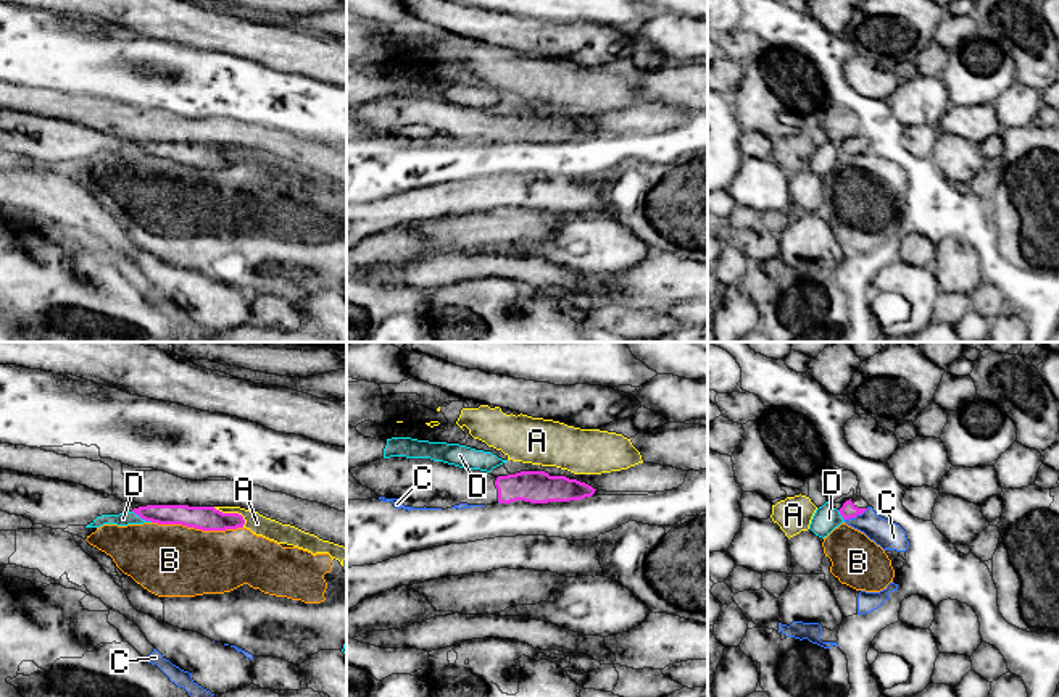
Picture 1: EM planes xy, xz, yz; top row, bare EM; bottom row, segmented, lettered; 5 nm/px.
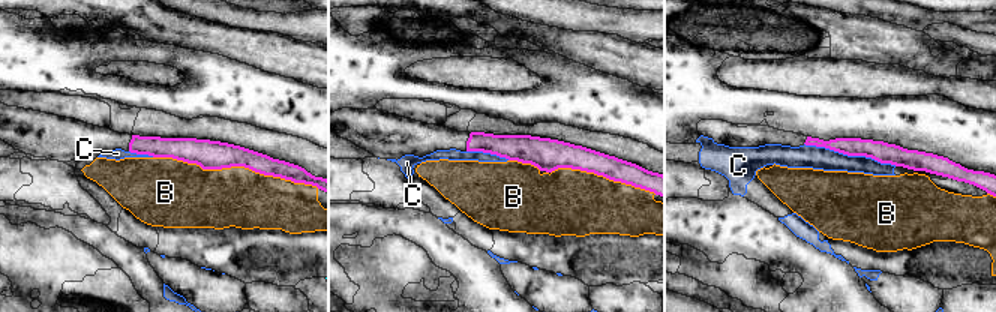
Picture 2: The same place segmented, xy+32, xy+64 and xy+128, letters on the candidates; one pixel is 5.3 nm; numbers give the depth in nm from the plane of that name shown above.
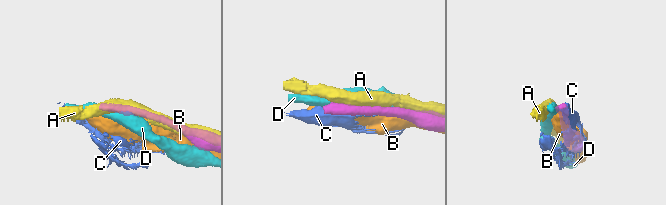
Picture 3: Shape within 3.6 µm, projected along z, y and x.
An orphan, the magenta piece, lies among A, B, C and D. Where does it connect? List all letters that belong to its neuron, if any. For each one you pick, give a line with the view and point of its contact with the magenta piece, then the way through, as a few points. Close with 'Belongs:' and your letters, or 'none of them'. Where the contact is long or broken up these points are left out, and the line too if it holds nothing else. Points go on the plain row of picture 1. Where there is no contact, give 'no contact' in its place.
Belongs: none of them

